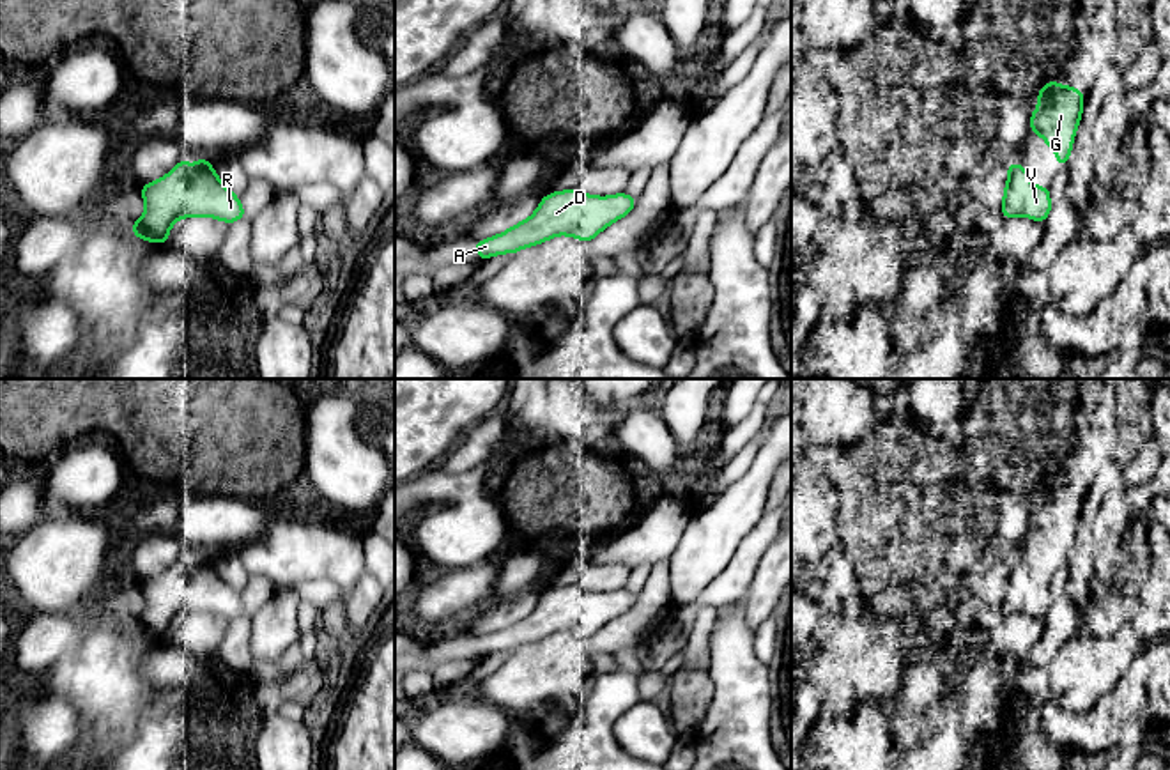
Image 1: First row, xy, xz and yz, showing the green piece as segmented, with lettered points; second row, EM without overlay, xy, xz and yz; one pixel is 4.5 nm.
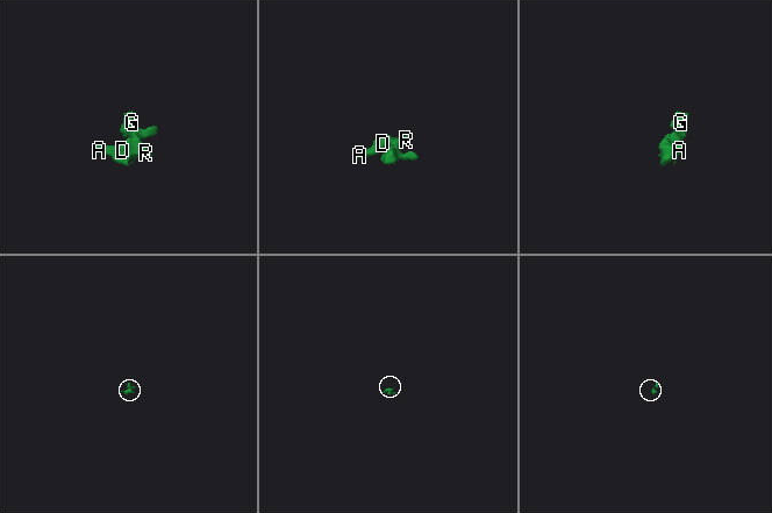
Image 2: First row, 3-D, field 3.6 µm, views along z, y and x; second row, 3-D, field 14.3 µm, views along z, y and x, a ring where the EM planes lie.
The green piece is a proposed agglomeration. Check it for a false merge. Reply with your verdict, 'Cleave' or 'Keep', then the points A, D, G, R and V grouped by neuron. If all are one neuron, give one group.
Keep. Groups: A D G R V

